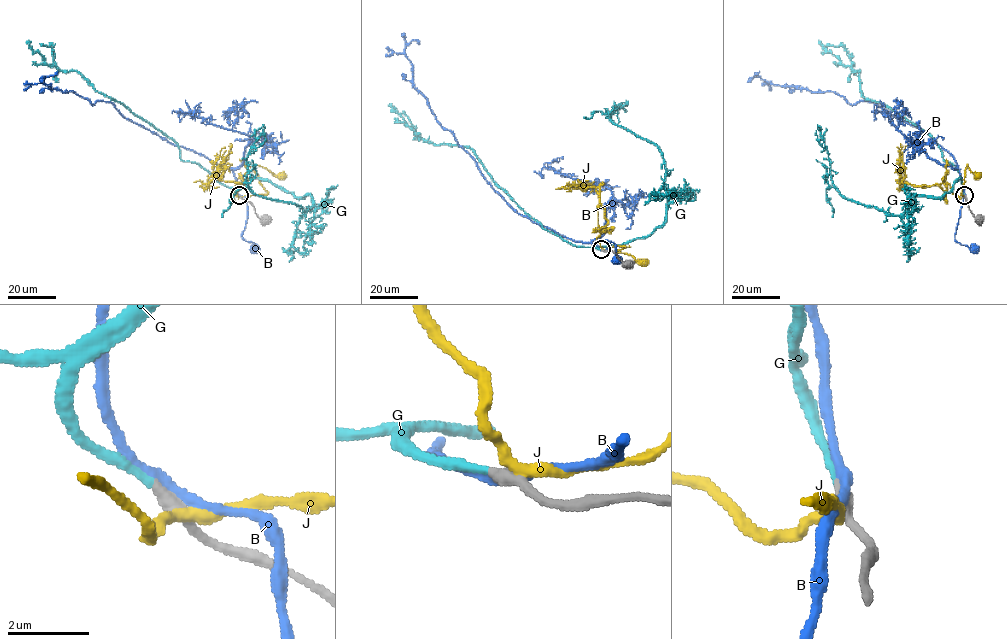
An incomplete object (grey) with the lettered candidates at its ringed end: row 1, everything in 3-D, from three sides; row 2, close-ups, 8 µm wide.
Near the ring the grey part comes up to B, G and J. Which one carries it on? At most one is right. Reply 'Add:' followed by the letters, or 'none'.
Add: G

